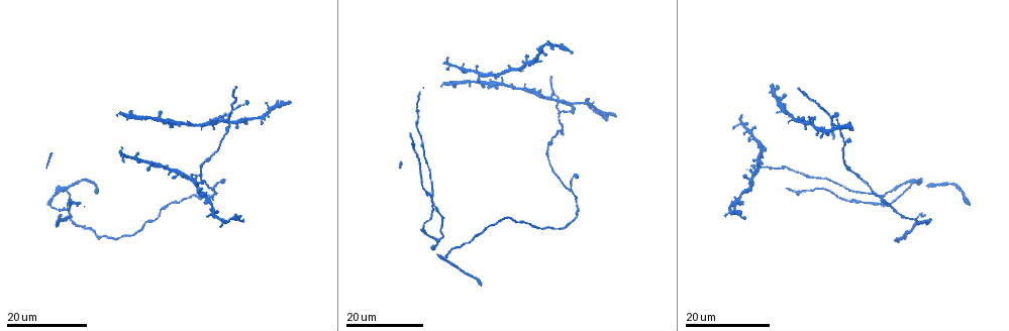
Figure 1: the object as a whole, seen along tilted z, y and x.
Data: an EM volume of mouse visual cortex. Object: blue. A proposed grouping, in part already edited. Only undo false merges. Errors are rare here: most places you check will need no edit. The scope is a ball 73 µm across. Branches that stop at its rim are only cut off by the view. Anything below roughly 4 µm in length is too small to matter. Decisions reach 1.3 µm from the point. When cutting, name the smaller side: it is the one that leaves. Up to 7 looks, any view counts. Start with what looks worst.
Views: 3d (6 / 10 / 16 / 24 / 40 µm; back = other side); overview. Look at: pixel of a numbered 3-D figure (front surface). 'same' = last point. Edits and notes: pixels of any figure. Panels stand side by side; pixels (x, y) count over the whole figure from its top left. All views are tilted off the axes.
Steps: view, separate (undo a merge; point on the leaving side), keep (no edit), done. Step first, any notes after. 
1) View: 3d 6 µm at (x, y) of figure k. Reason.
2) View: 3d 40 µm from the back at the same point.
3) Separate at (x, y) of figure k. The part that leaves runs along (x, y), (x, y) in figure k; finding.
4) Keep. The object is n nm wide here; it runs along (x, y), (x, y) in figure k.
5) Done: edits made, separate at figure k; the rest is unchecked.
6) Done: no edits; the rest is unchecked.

View: 3d 16 µm at (569, 188) of figure 1. A fork.

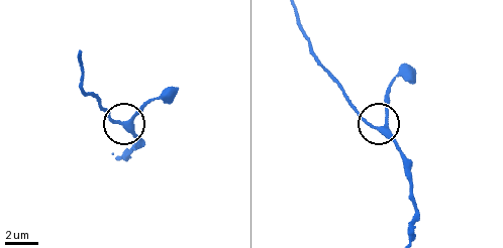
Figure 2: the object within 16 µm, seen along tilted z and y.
View: 3d 6 µm at (384, 131) of figure 2.

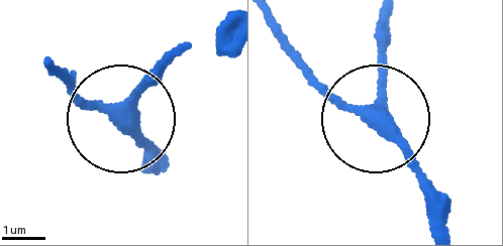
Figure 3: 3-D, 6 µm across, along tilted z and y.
Keep. The object is 290 nm wide here; it runs along (332, 94), (378, 105), (381, 8) in figure 3; all the same neuron.

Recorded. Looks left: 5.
View: 3d 24 µm at (559, 111) of figure 1. Three arms meet.

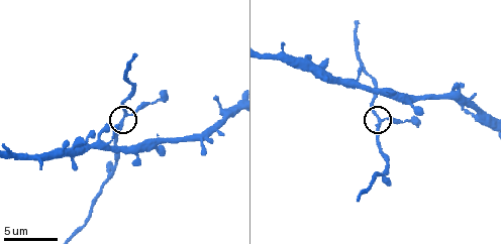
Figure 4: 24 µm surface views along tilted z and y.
View: 3d 10 µm at (128, 115) of figure 4. Zoom in.

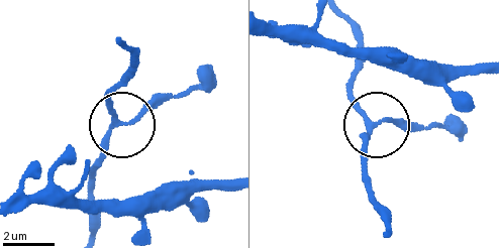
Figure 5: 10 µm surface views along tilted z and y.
View: 3d 10 µm from the back at (372, 126) of figure 5.

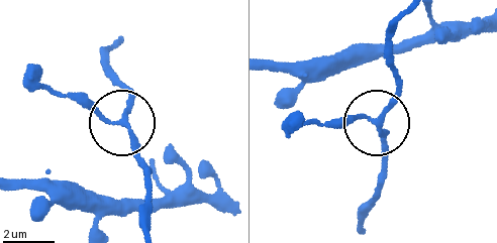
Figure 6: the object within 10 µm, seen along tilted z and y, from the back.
Keep. 3 arms meet here; continuous, no second neuron.

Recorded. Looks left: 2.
View: 3d 16 µm at (135, 158) of figure 1. Four arms meet.

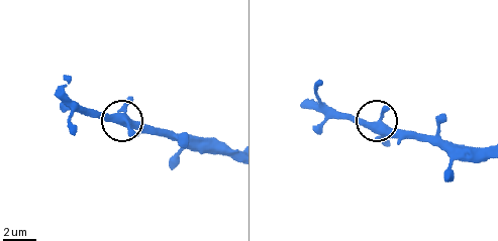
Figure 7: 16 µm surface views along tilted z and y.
View: 3d 10 µm at (122, 121) of figure 7. Closer look.

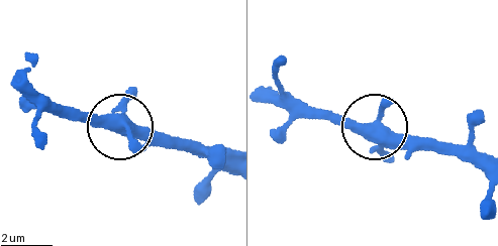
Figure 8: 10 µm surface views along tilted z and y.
Keep. The side arm is 6 µm long; continuous, no second neuron.

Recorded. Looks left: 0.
Done: no edits; the rest is unchecked.

